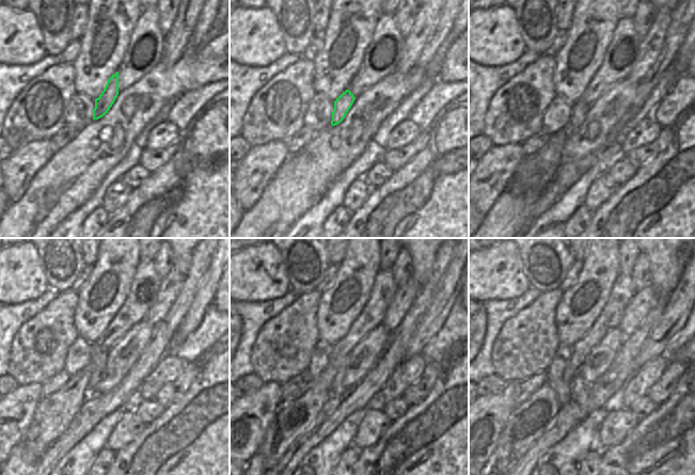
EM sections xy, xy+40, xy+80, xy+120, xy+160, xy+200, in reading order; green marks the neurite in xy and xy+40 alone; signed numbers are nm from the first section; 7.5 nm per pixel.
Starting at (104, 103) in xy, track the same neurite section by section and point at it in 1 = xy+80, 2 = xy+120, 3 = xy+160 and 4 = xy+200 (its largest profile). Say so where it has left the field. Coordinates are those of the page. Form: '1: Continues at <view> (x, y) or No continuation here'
1: Continues at xy+80 (580, 110)
2: Continues at xy+120 (98, 358)
3: Continues at xy+160 (336, 389)
4: Continues at xy+200 (580, 388).

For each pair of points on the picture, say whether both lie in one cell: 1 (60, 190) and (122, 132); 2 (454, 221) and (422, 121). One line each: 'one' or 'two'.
1: one
2: two

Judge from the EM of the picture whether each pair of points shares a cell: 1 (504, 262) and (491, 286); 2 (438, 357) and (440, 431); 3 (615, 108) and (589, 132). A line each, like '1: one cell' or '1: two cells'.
1: one cell
2: two cells
3: one cell

